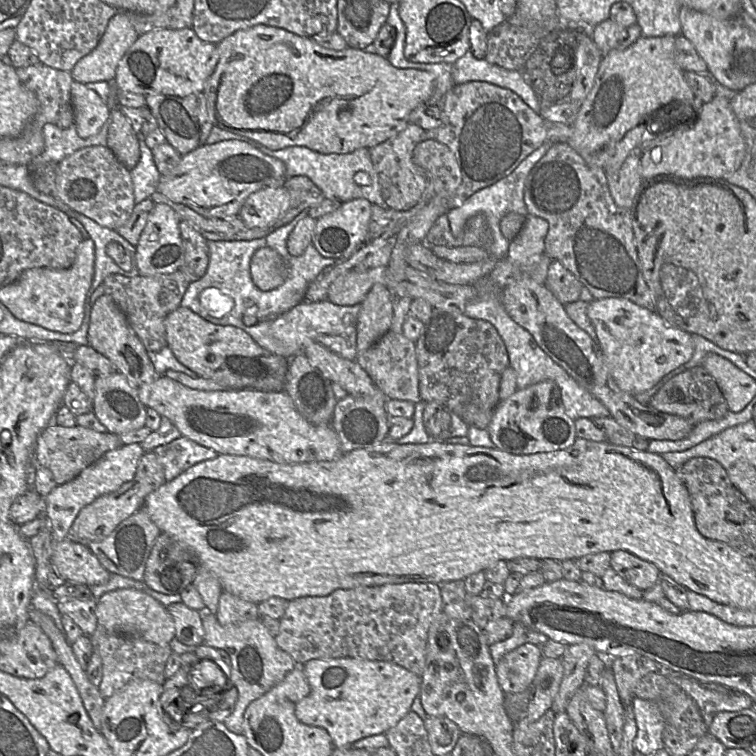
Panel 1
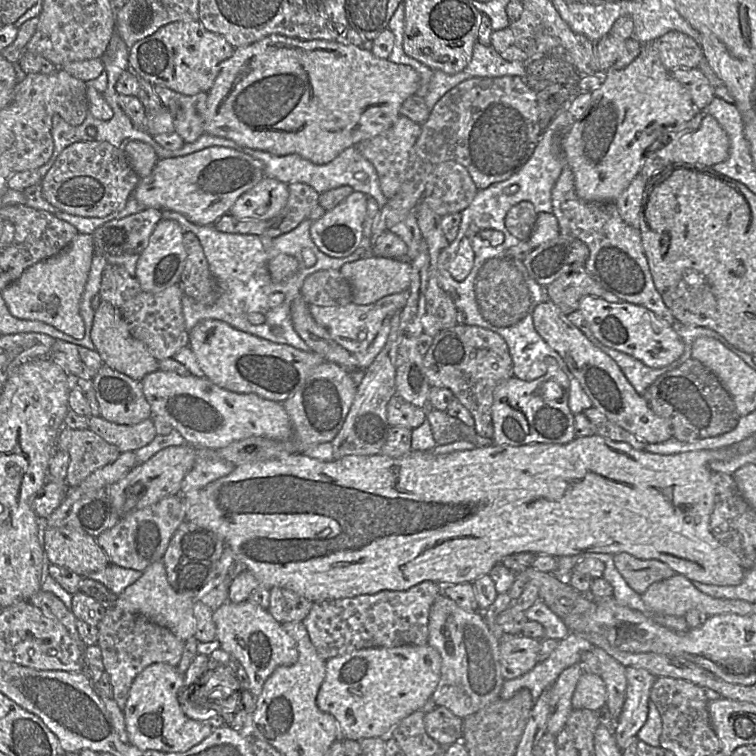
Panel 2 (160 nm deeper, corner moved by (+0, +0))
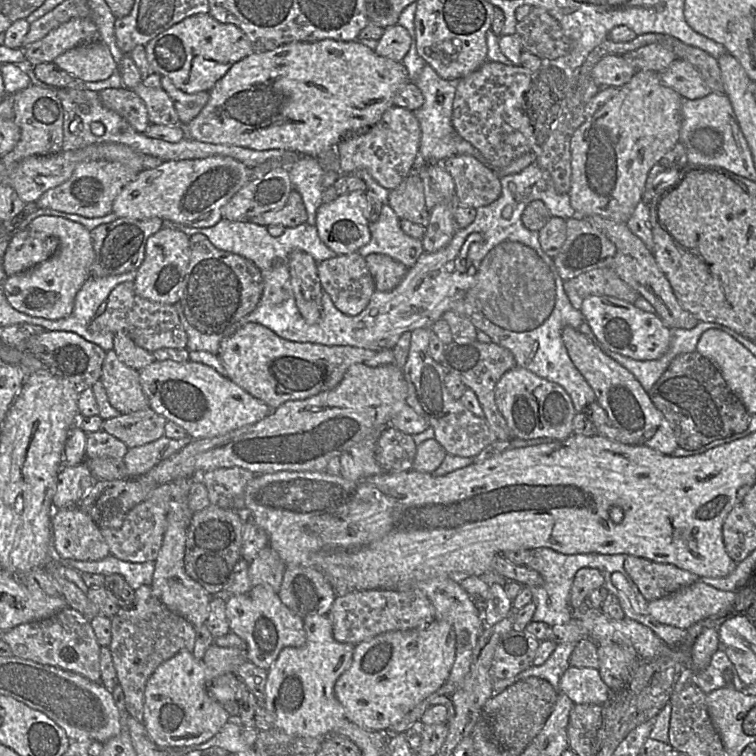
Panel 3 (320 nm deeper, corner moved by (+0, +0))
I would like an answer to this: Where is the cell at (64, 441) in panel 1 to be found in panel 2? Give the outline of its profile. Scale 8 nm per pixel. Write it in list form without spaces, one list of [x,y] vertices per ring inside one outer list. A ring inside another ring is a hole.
[[[64,427],[56,440],[55,451],[66,451],[70,461],[65,483],[76,488],[95,470],[114,462],[120,451],[92,430]]]

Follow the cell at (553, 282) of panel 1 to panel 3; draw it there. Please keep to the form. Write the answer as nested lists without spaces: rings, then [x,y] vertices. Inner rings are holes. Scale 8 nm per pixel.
[[[597,268],[563,283],[572,306],[581,310],[583,300],[590,295],[611,296],[634,303],[641,295],[624,282],[611,268]]]

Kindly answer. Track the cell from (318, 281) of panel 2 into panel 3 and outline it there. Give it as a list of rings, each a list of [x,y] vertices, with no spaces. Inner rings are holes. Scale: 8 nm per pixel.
[[[358,252],[337,255],[318,263],[317,274],[323,291],[345,315],[361,313],[376,290],[365,258]]]

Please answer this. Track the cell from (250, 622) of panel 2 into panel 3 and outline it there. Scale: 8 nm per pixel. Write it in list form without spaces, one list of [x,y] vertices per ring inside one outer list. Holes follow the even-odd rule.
[[[268,584],[258,585],[244,594],[232,596],[226,602],[226,616],[230,632],[246,644],[247,660],[266,671],[283,648],[301,647],[306,642],[303,618],[285,606],[278,593]]]

